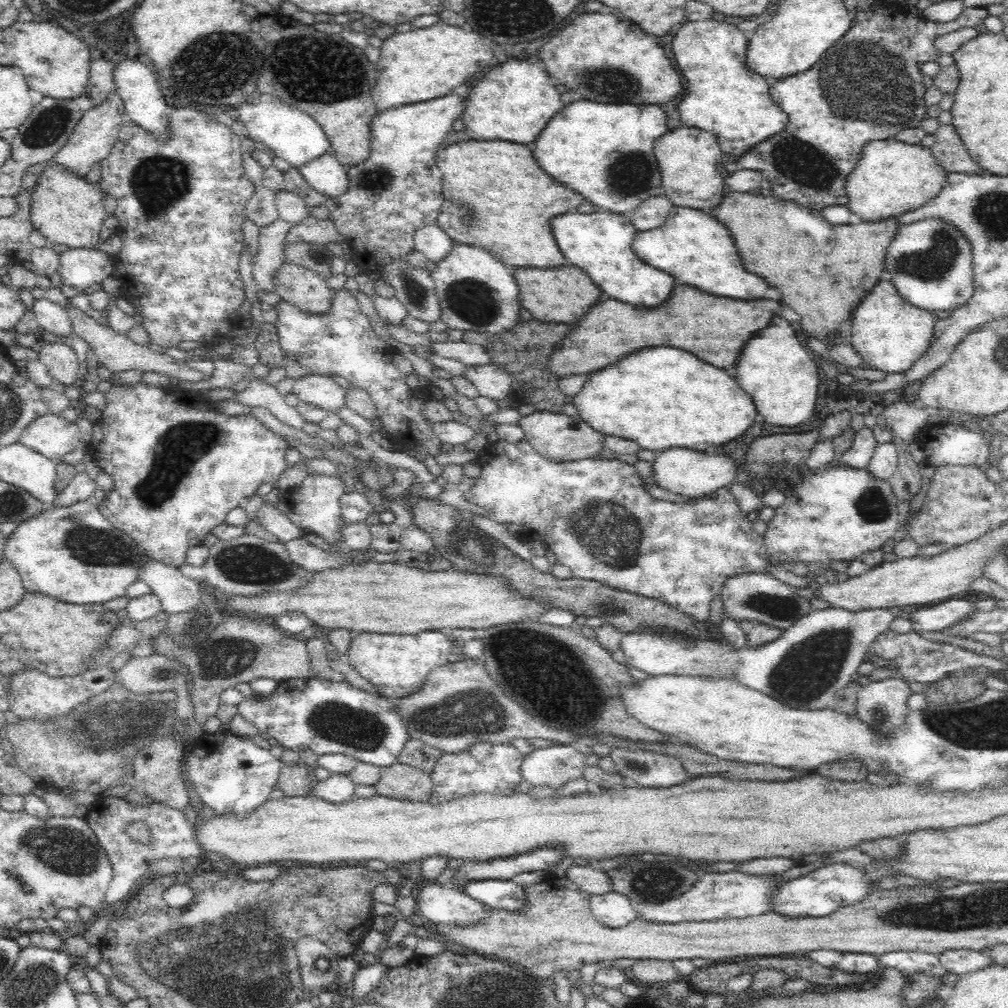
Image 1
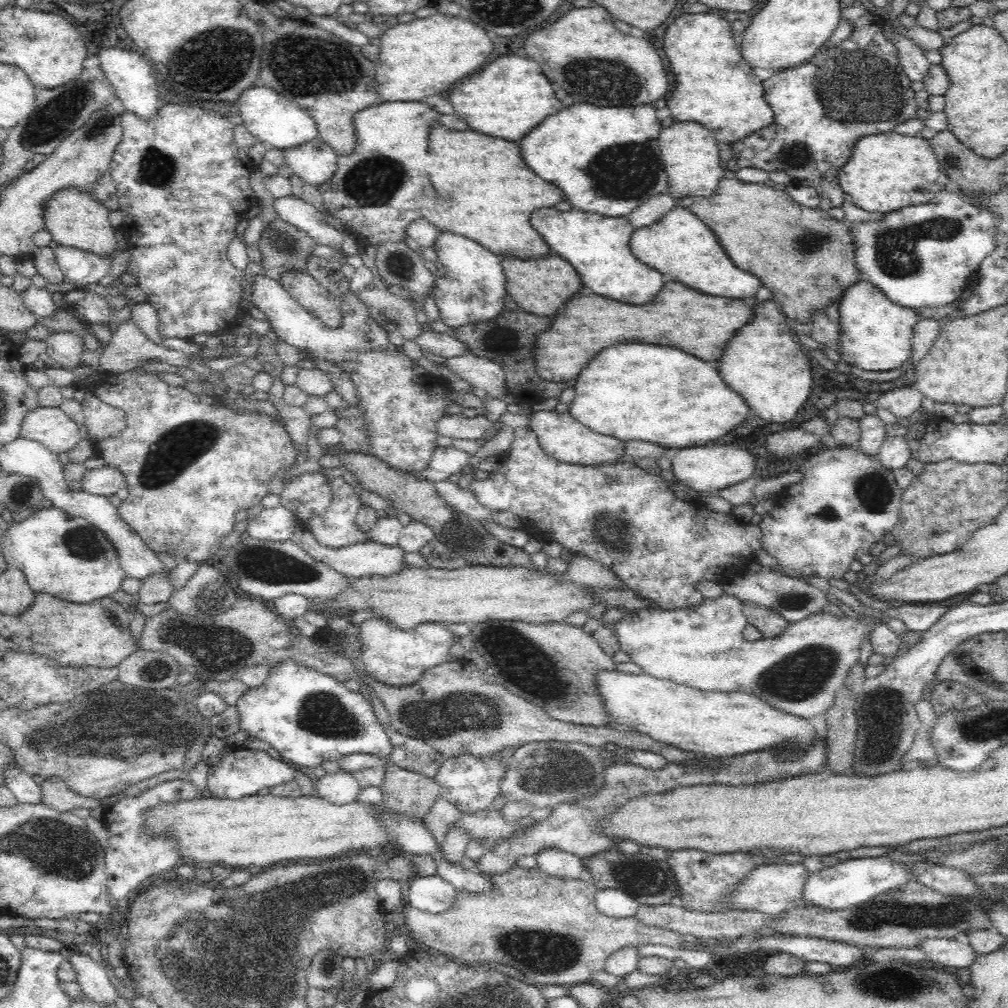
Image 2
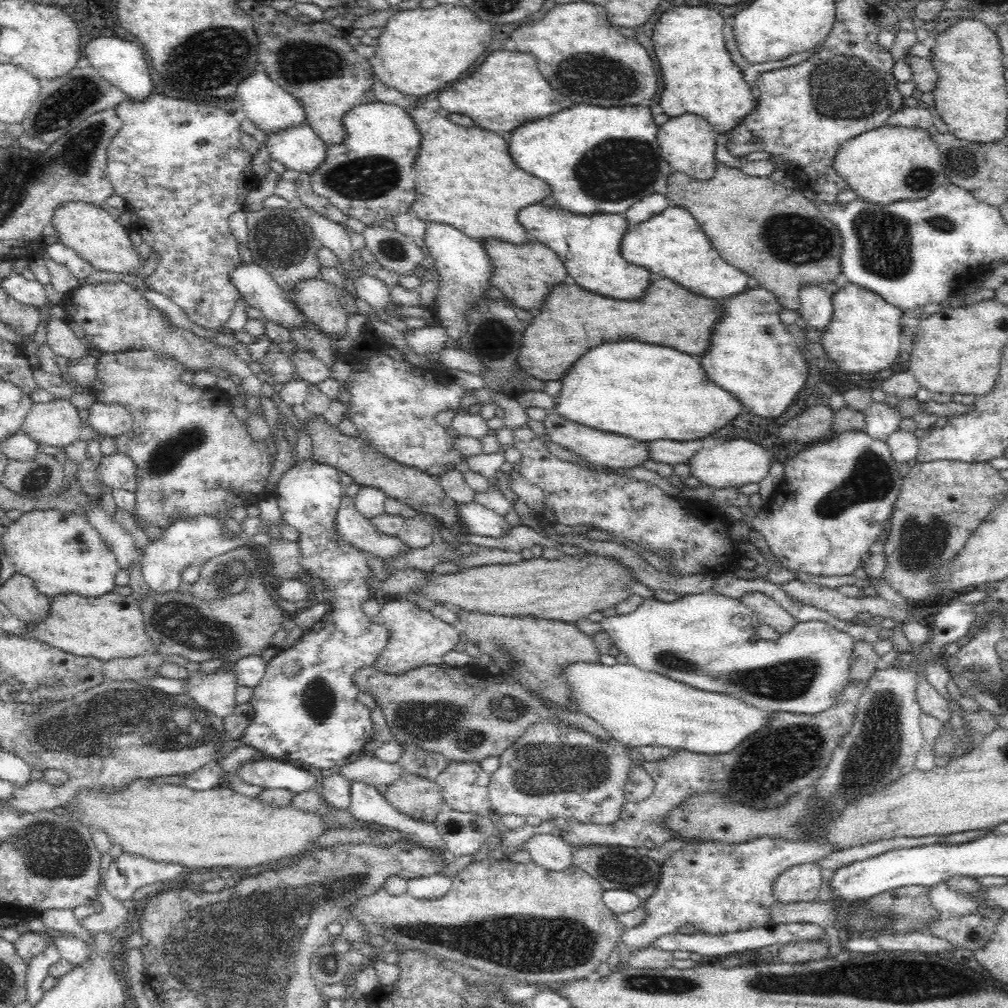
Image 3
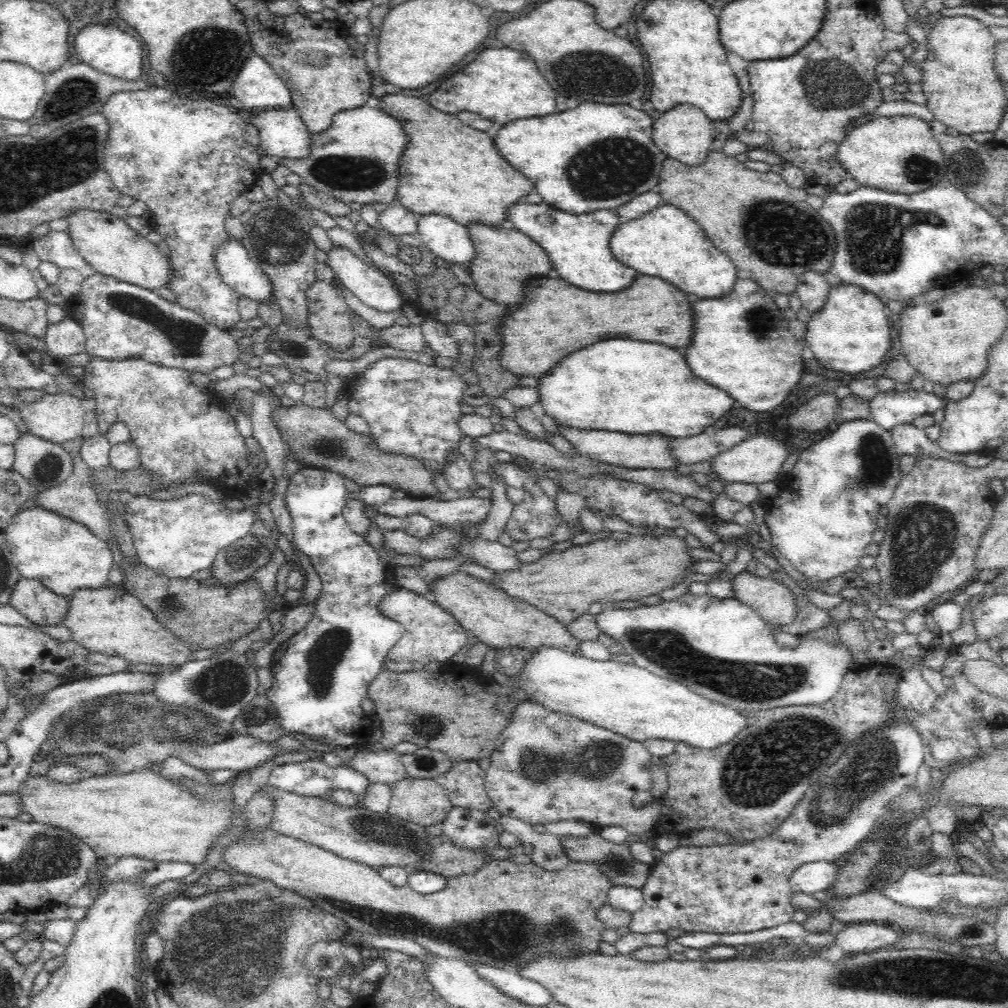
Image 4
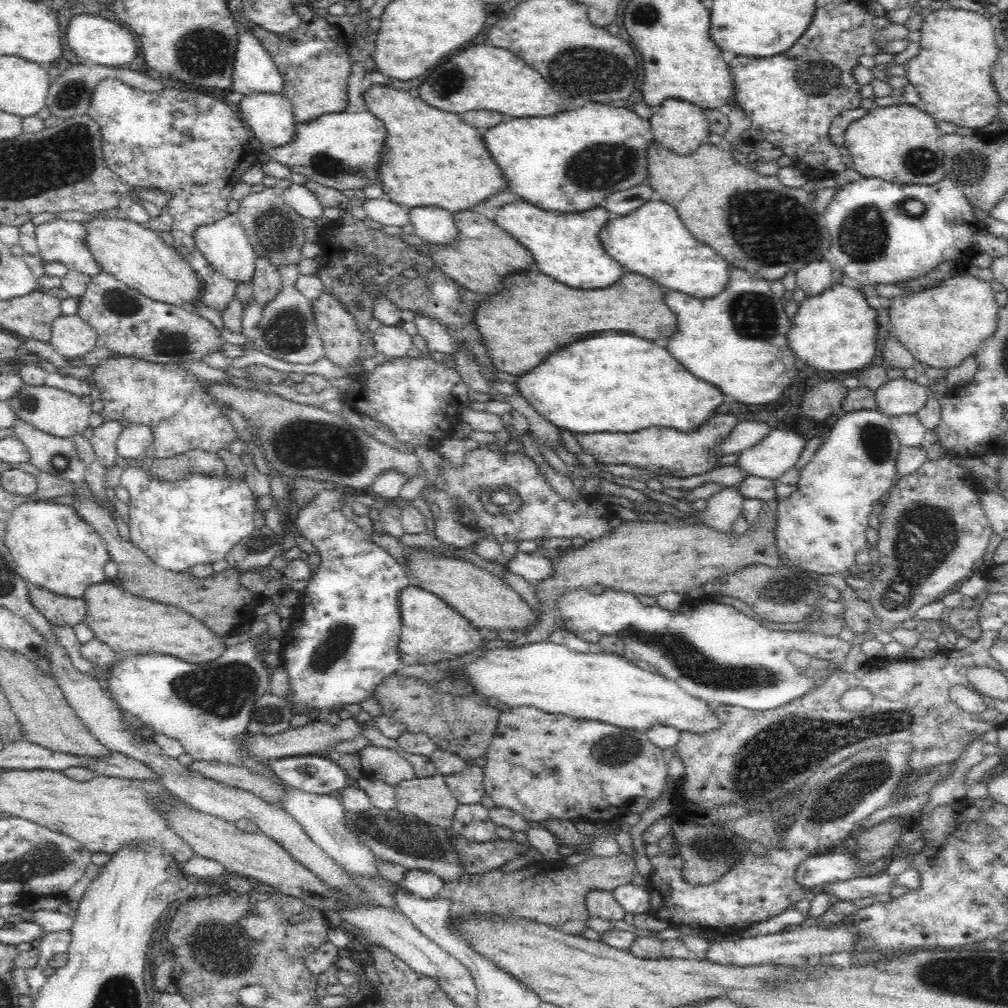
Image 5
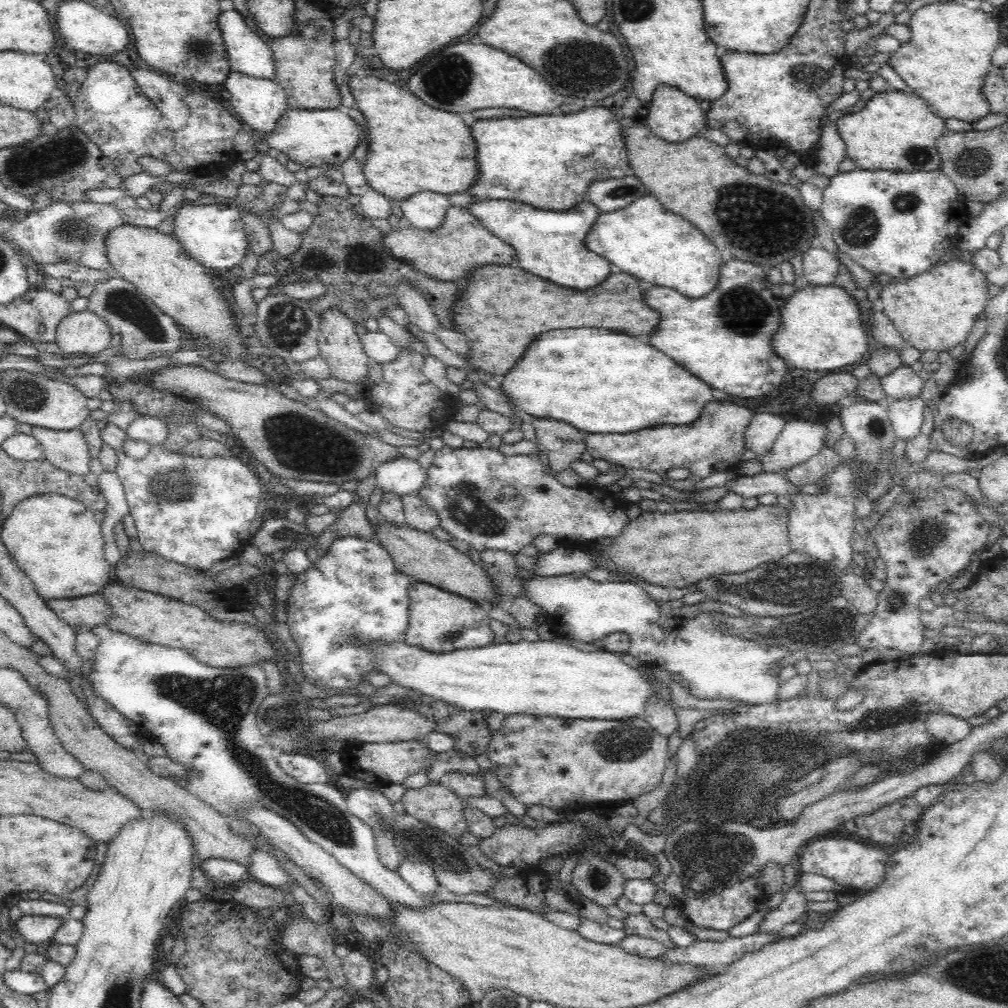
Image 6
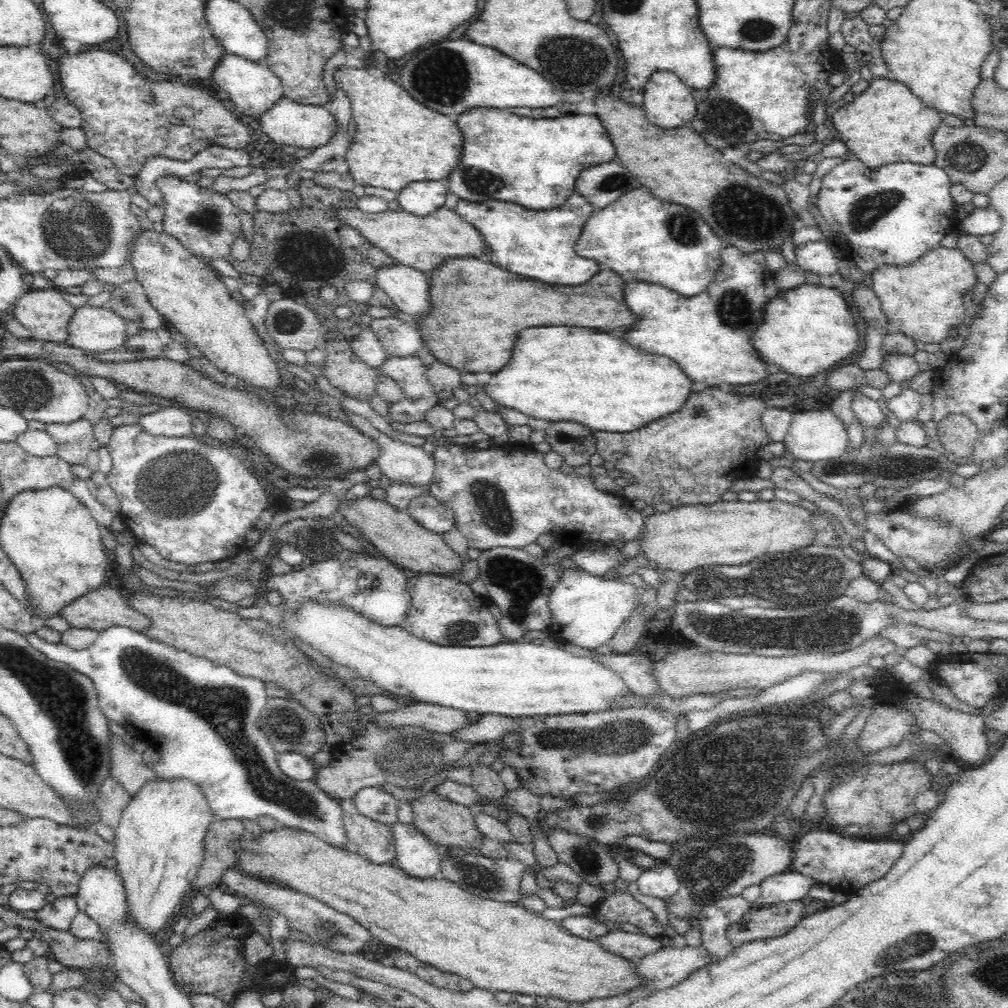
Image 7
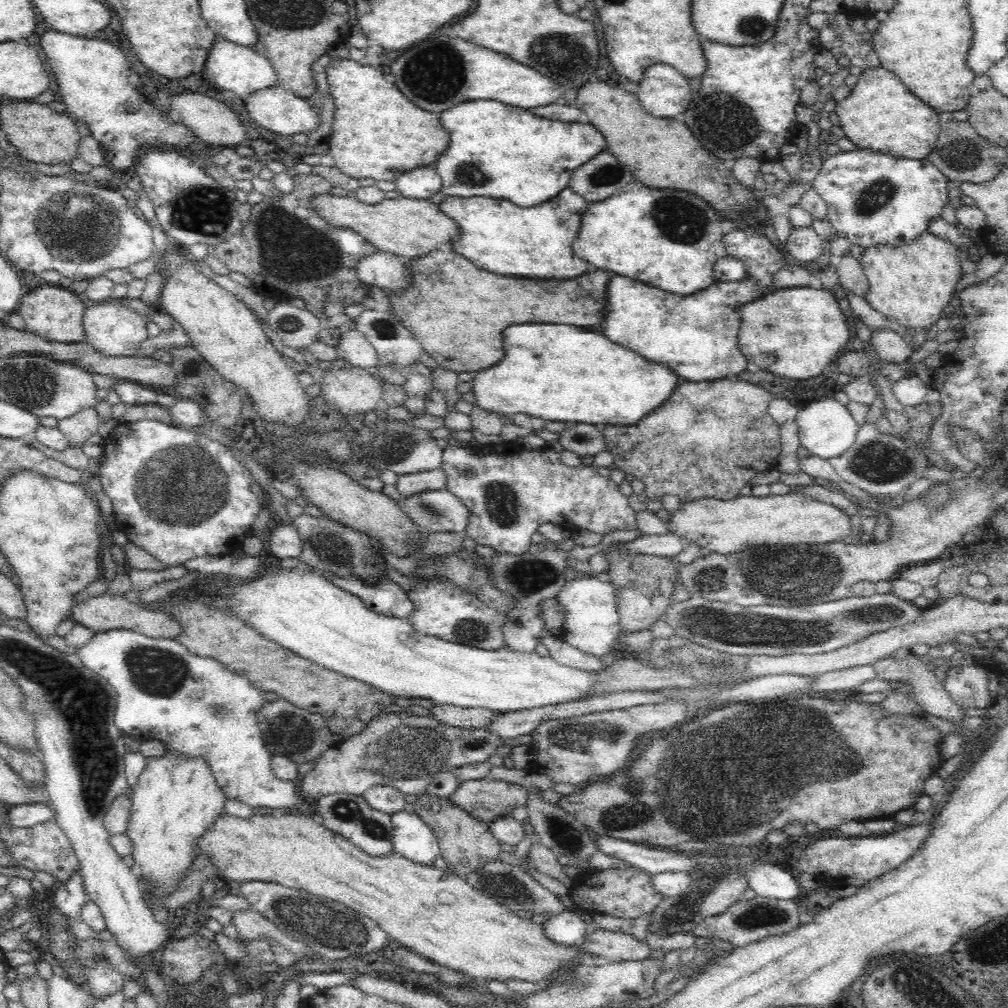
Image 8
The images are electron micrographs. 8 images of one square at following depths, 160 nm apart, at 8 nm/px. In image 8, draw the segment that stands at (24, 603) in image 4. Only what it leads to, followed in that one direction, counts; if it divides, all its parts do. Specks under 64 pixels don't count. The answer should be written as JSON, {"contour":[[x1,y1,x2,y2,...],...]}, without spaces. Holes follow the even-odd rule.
{"contour":[[105,595,88,598,75,603,71,608,70,617,76,622,90,628,95,633,112,629,126,629,139,632,155,639,175,639,181,635,182,625,171,614,162,610,147,610,143,605,126,600,124,595]]}

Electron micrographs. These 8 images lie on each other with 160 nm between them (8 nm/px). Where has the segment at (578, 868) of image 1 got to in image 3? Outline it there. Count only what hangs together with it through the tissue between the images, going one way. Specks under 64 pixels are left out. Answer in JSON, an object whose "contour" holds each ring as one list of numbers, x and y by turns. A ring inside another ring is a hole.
{"contour":[[534,834,524,840,525,850,538,866,561,871,573,864,571,845,563,838,551,834]]}

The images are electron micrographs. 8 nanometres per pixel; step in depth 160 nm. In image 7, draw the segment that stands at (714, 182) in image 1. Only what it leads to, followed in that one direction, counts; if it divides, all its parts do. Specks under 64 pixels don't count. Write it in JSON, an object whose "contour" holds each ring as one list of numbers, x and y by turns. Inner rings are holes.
{"contour":[[660,70,653,72,646,81,646,86,642,88,643,104,647,119,662,128,678,128,678,126,687,126,690,120,694,118,696,112,696,101,692,97,691,88,686,86,674,71]]}

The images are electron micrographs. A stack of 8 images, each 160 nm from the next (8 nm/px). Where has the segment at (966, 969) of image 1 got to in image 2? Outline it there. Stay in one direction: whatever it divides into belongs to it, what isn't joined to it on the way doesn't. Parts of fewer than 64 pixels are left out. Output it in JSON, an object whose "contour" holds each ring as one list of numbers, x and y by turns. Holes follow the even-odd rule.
{"contour":[[948,937,924,938,914,947,922,949,929,963,956,970,970,966,977,956,970,945]]}

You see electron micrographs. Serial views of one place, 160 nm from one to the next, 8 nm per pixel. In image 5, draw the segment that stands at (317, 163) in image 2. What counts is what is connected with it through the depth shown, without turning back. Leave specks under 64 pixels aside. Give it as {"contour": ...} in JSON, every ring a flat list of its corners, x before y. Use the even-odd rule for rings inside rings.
{"contour":[[250,92,236,98,245,124,254,134,254,141,260,148,274,148,288,144,294,138,295,116,291,100,282,92]]}

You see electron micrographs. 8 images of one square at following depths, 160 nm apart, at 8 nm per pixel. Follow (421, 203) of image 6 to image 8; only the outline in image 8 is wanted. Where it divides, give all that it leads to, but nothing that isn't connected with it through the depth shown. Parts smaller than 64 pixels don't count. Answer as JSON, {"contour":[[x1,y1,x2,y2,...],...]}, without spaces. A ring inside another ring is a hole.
{"contour":[[431,164,410,168,398,176,396,190,400,196,416,199,429,199,441,190,441,176]]}

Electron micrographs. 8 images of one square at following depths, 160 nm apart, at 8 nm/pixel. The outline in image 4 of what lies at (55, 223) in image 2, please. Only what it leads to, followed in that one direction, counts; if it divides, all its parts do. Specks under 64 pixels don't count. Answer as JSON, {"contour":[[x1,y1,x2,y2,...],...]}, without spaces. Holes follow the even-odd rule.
{"contour":[[82,210,70,214,68,224,70,239,74,241,78,253,96,273,154,292,159,288,169,288,174,272,170,258,159,250,157,244,132,230,126,220,112,213]]}

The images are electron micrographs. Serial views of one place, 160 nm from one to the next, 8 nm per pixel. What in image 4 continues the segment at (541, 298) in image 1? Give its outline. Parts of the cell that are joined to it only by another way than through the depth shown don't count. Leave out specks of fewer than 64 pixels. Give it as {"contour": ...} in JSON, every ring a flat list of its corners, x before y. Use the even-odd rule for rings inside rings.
{"contour":[[469,223,465,227,474,246,474,259,464,268,471,276,473,288,494,302,510,306,522,302,524,282,530,278,556,274,550,266,550,260,543,249,530,237,509,226]]}

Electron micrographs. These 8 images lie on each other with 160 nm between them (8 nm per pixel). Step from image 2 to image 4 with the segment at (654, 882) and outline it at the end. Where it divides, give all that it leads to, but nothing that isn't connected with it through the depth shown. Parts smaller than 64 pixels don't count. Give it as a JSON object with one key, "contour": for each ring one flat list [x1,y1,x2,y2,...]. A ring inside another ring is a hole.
{"contour":[[596,833,563,836,565,853,574,861,595,862,616,885,642,888,650,874,650,864,636,861,628,849,629,840,615,844]]}

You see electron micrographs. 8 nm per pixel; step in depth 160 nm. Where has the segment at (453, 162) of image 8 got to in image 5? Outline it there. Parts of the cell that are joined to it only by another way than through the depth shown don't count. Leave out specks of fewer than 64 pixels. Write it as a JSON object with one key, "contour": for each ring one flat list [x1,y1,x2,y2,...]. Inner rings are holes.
{"contour":[[588,102,572,112,536,118,504,118,486,130,484,144,507,183,506,192,547,212,583,212,598,207,606,196,648,180,646,146,655,140,650,121,641,118,631,107,604,106]]}

